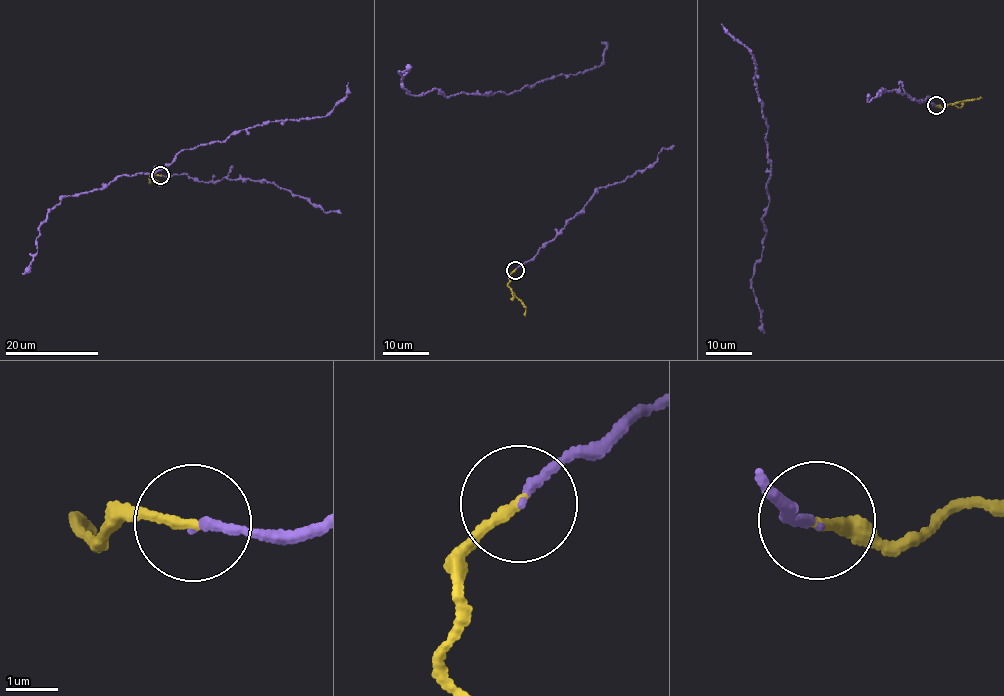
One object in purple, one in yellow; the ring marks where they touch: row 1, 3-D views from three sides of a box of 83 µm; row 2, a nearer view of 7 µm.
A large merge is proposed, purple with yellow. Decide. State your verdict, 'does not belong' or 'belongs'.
belongs

